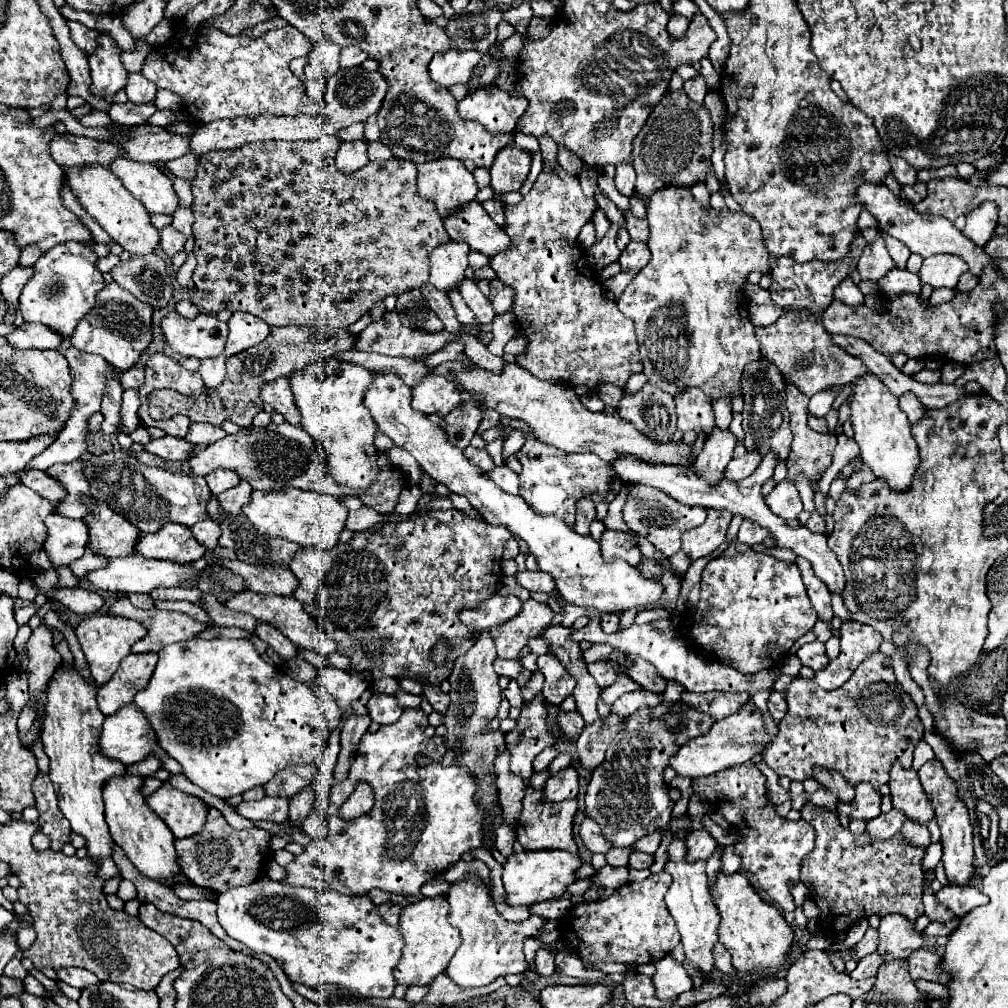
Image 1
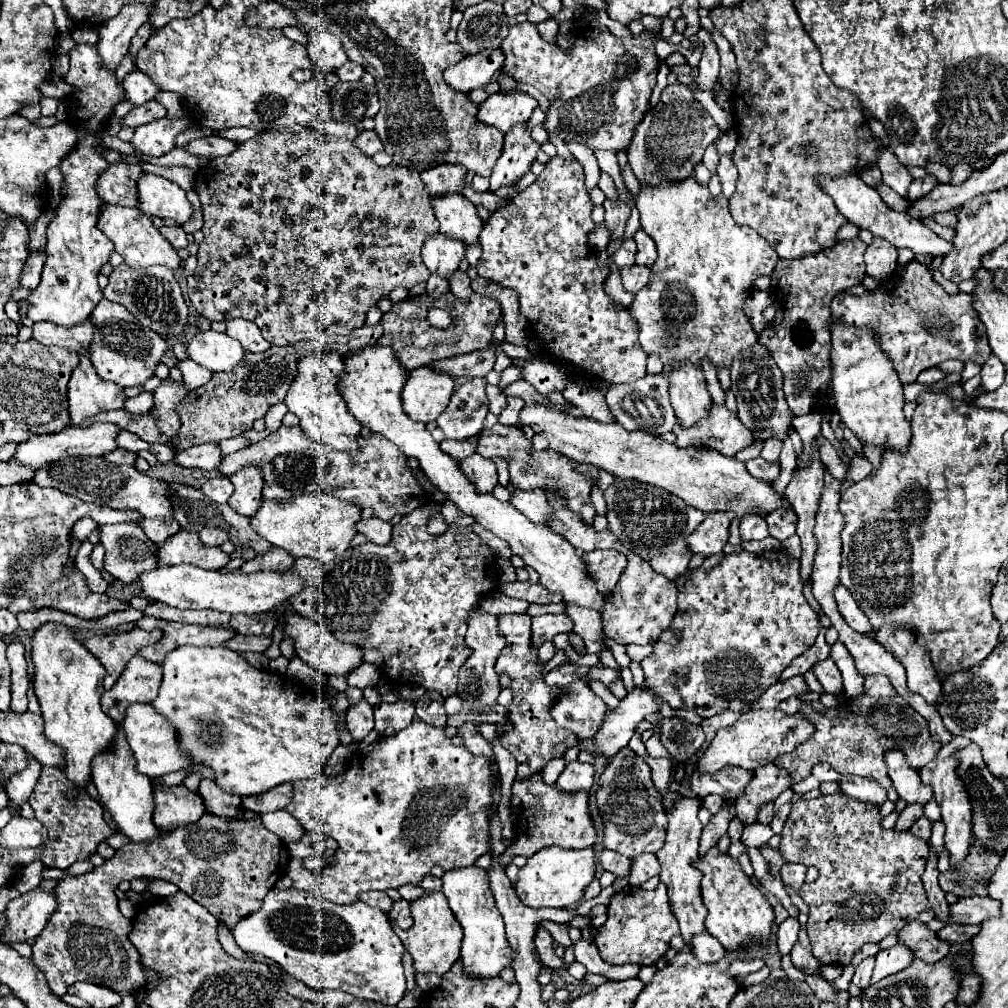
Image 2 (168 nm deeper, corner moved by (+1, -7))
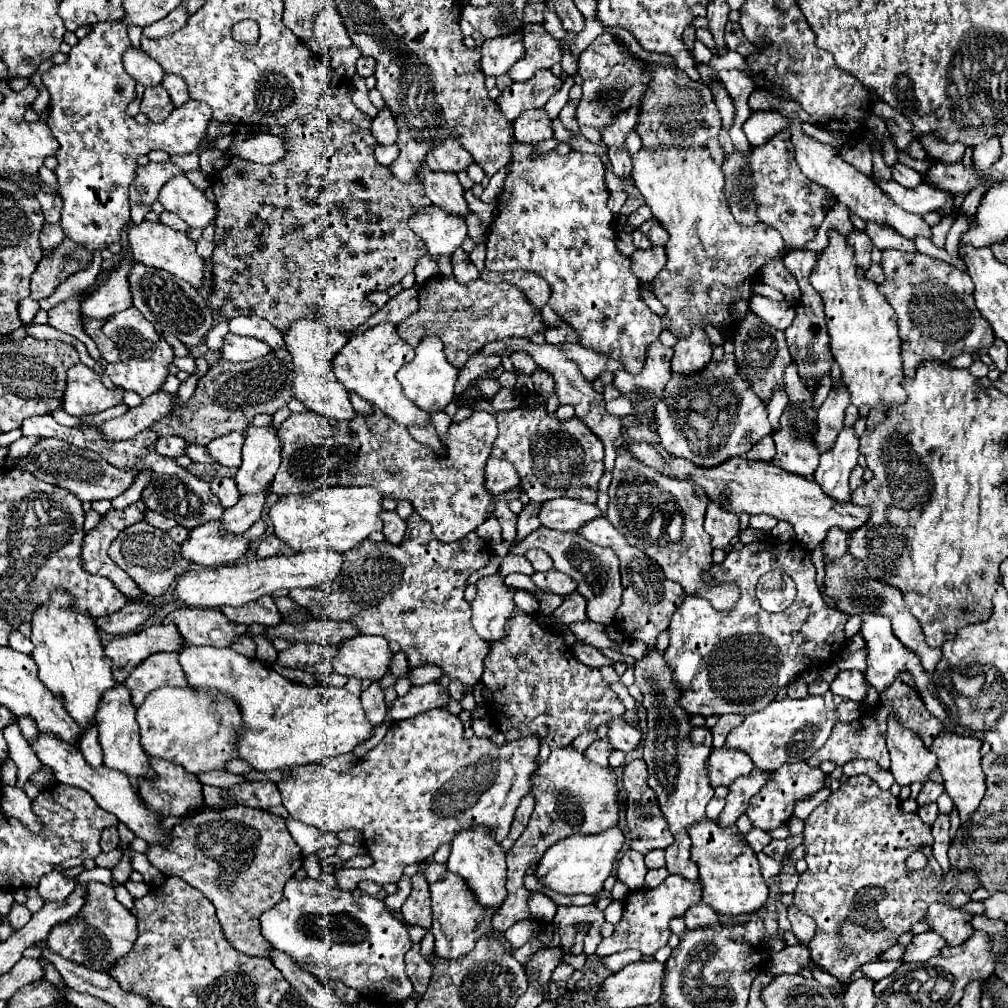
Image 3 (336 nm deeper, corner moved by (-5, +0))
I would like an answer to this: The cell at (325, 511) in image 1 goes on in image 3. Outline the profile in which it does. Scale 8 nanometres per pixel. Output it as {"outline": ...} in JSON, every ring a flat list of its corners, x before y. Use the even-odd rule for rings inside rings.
{"outline":[[323,486,311,494,289,494,269,510,275,536,289,544,295,552,311,548,333,548,347,552,369,538,371,532,383,528,379,518,383,496,373,486]]}

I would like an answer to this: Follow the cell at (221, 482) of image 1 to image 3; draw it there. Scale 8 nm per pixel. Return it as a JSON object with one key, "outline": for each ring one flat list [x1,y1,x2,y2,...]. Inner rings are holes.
{"outline":[[213,478,211,492,219,498,219,502,225,510,235,506,239,500,239,490,237,490,237,484,233,478]]}

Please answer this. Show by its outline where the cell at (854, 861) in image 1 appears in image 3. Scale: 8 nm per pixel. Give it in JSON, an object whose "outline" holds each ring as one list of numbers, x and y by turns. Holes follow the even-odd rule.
{"outline":[[863,774,851,776,809,814,803,836,803,846,807,848,807,870,801,874,793,904,817,922,815,936,807,944,811,960,827,974,835,976,843,986,851,982,855,970,867,962,877,962,879,954,895,946,903,932,909,932,915,922,923,920,929,904,947,902,961,908,971,900,971,894,981,888,975,872,957,872,953,868,949,872,941,872,941,866,931,854,931,826,927,826,917,814,899,810,899,800],[913,852,923,852,927,856,927,866,923,870,907,870,905,862]]}

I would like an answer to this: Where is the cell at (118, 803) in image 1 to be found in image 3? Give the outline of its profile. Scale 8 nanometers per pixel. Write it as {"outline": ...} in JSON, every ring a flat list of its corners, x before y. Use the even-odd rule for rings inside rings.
{"outline":[[117,682,109,692,105,692,101,700,101,708,97,710,97,726,99,726,99,742,103,746,103,764,125,772,135,788,139,788,139,778,153,778,153,768,149,764,149,754,141,748,139,724,135,720,135,706,131,704,129,688]]}

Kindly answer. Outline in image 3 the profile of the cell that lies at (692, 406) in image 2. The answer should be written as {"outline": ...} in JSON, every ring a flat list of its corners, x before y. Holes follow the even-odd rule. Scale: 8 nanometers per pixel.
{"outline":[[693,324,691,336,679,338,673,350,671,368,675,372,697,372,711,360,711,342,701,324]]}

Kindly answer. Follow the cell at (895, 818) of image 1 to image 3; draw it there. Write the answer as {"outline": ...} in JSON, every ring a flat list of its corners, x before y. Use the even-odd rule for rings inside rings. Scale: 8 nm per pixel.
{"outline":[[927,780,927,782,923,784,921,794,917,796,917,804,919,804,919,806,931,804,931,802,935,802,935,800,937,800,937,798,939,798,943,792,945,792,945,786,943,786,943,784,937,784,937,782]]}

